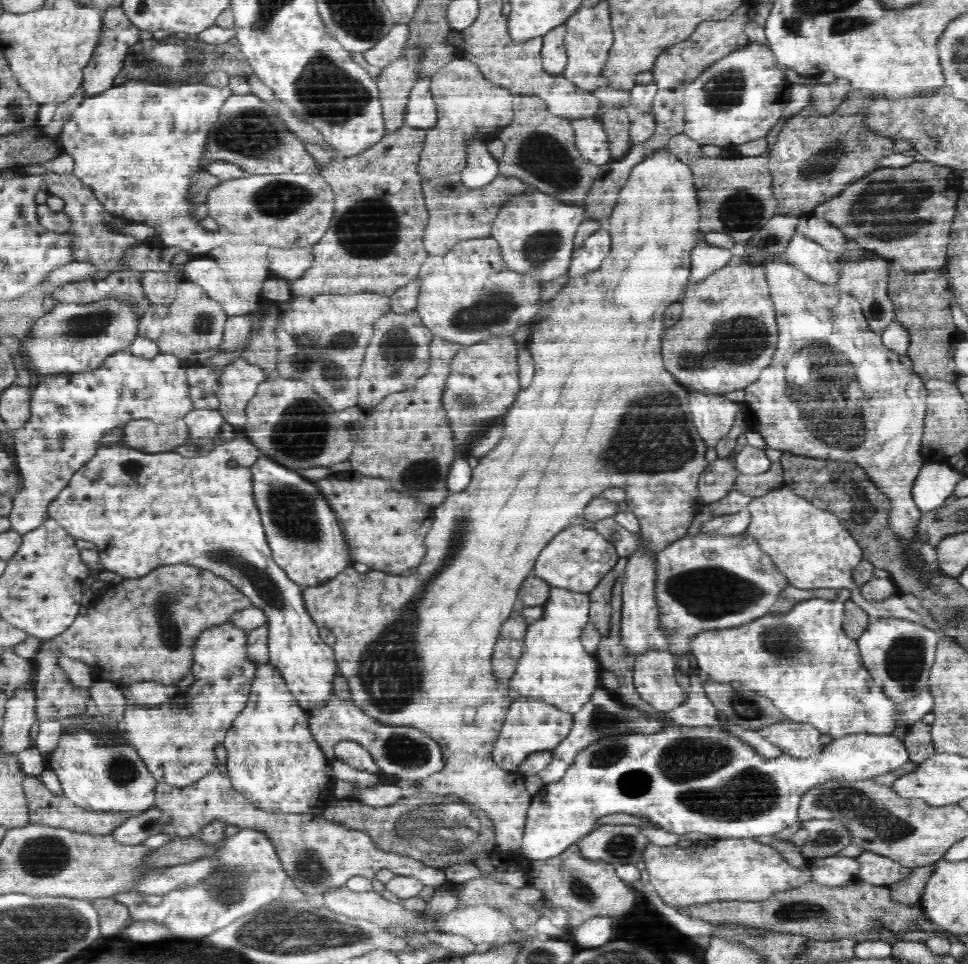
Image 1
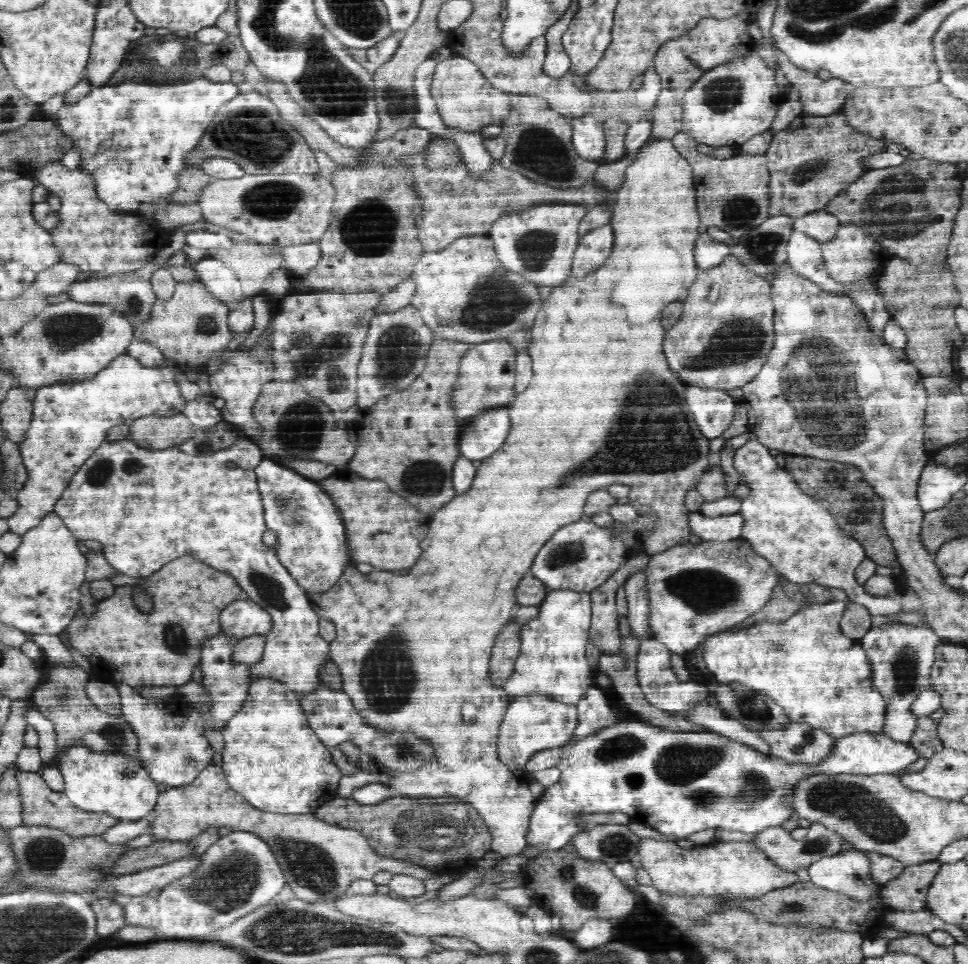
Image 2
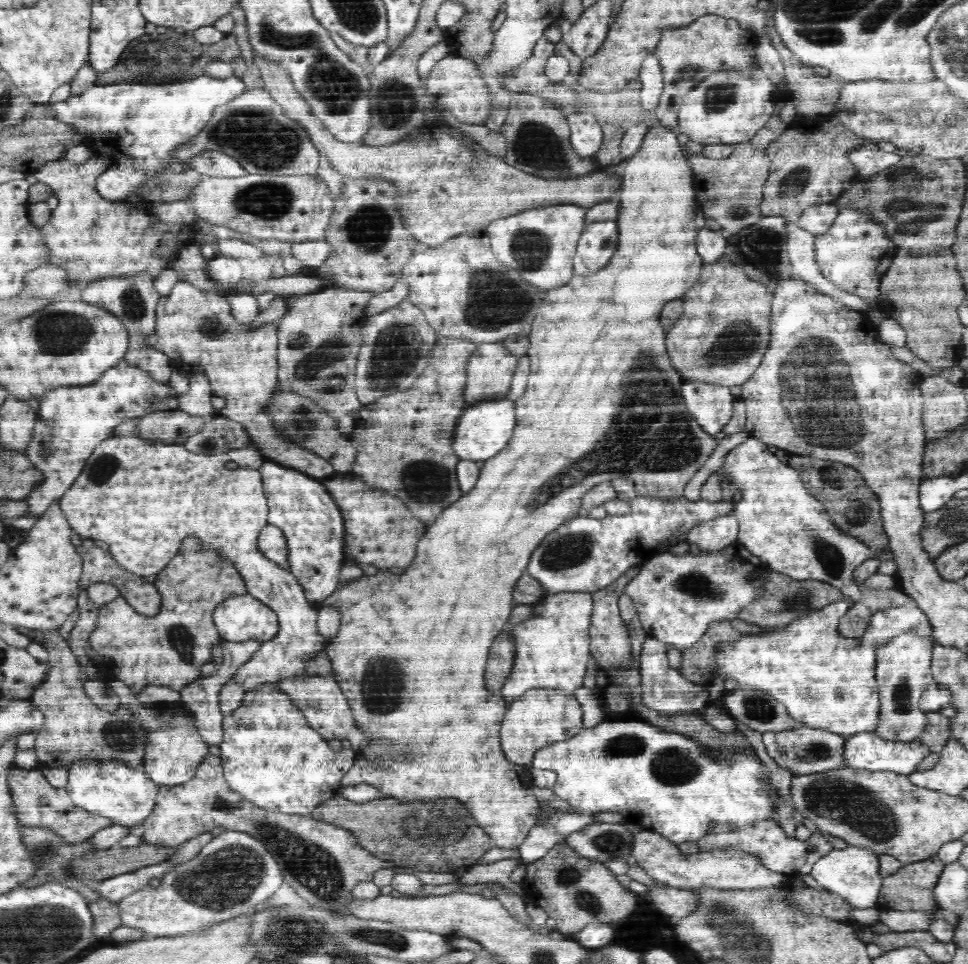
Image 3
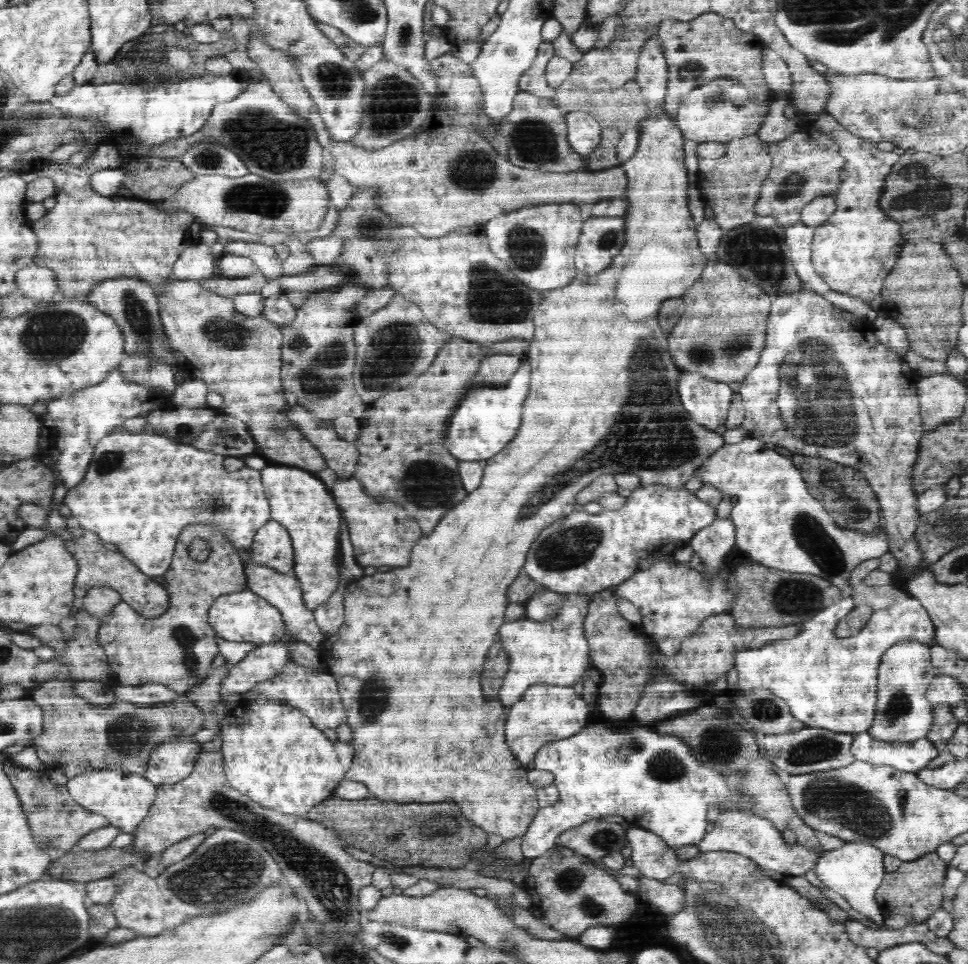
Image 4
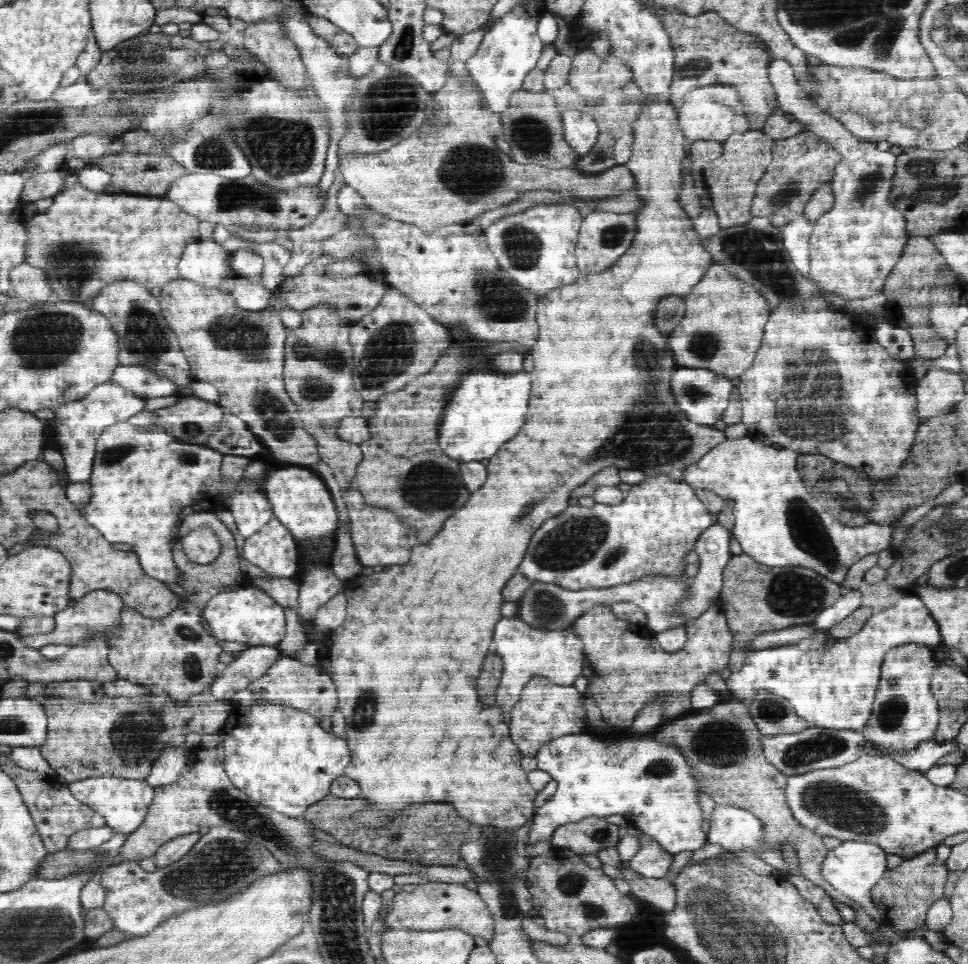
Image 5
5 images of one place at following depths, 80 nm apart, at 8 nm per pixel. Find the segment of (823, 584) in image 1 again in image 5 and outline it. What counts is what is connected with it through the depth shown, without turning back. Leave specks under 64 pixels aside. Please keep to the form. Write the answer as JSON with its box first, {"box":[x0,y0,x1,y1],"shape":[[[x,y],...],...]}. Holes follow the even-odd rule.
{"box":[681,435,892,585],"shape":[[[746,435],[737,439],[726,439],[724,441],[721,441],[720,444],[714,446],[714,448],[712,448],[710,452],[705,453],[704,456],[700,458],[700,460],[694,461],[690,465],[686,465],[683,468],[681,474],[684,475],[684,481],[691,485],[692,489],[705,489],[716,494],[721,499],[724,499],[726,501],[732,499],[736,503],[733,507],[734,516],[736,517],[736,523],[734,524],[733,528],[733,535],[736,540],[738,540],[738,544],[740,544],[743,553],[748,554],[753,560],[756,560],[756,562],[764,564],[768,567],[784,566],[792,568],[798,566],[801,568],[812,569],[820,573],[822,576],[828,578],[828,580],[831,580],[832,582],[841,585],[842,582],[844,582],[846,574],[848,574],[848,570],[852,568],[852,566],[856,564],[858,560],[861,560],[862,557],[869,556],[870,553],[875,553],[876,555],[878,555],[883,550],[887,550],[888,548],[890,548],[892,528],[890,525],[880,525],[872,523],[866,523],[864,525],[858,526],[844,525],[835,516],[832,516],[832,514],[828,514],[827,510],[824,509],[824,506],[812,497],[810,490],[807,489],[807,485],[802,480],[802,477],[800,477],[799,475],[796,462],[799,456],[800,454],[798,454],[795,449],[776,449],[772,447],[772,445],[766,446],[764,445],[764,443],[762,443],[762,441],[758,439],[753,439],[752,437]]]}

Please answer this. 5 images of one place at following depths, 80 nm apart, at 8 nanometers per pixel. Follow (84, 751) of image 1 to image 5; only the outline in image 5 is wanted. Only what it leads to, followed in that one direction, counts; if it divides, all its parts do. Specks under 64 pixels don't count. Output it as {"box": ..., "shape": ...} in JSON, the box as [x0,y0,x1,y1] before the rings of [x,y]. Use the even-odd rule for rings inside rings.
{"box":[66,776,155,835],"shape":[[[116,776],[84,779],[80,782],[68,782],[66,785],[82,804],[102,815],[108,827],[123,835],[134,832],[144,822],[155,790],[146,780],[118,779]]]}

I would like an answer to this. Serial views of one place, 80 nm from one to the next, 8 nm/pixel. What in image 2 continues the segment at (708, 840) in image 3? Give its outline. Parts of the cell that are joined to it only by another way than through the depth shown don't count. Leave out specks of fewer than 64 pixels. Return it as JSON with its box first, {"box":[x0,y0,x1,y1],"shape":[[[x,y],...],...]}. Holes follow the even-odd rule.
{"box":[752,823,844,870],"shape":[[[811,823],[807,835],[802,840],[794,839],[791,833],[784,831],[780,826],[776,826],[776,828],[762,830],[752,846],[760,848],[760,851],[764,851],[764,854],[768,855],[768,859],[772,859],[772,862],[776,863],[778,867],[796,870],[798,866],[800,868],[808,868],[821,858],[841,852],[844,842],[842,835],[828,830],[828,827],[822,825],[822,823]]]}

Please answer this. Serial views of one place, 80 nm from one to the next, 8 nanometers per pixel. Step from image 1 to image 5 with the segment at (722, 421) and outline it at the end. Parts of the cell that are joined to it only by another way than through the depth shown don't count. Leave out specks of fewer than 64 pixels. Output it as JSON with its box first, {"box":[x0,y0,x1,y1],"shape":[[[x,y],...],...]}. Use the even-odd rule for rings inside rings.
{"box":[670,366,733,427],"shape":[[[678,366],[672,372],[670,384],[672,384],[670,388],[672,388],[672,395],[674,395],[676,403],[678,403],[678,407],[682,409],[688,419],[692,422],[712,427],[718,420],[722,419],[722,414],[724,414],[724,410],[728,406],[733,391],[730,378],[705,368]]]}

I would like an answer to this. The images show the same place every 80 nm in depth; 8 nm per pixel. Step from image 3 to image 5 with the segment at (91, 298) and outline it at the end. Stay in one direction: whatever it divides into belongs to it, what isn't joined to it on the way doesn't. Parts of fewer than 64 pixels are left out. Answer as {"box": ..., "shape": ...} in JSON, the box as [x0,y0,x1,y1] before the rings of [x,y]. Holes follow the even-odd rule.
{"box":[92,281,194,388],"shape":[[[124,281],[116,288],[108,288],[102,296],[92,300],[94,310],[104,315],[117,336],[117,358],[120,365],[144,367],[156,374],[157,378],[168,378],[176,388],[188,386],[194,379],[191,365],[180,348],[178,336],[163,316],[158,299],[138,283]]]}

